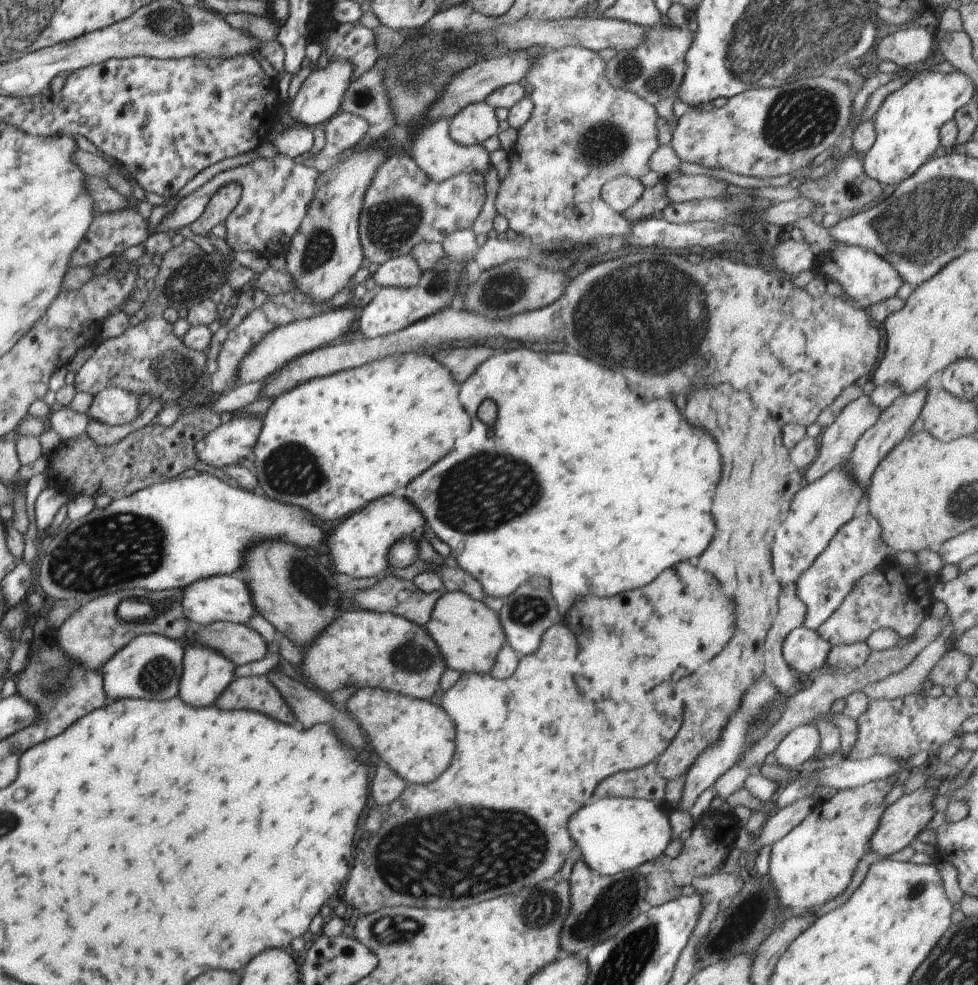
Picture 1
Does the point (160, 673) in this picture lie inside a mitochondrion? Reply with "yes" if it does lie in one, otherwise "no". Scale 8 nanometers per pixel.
yes

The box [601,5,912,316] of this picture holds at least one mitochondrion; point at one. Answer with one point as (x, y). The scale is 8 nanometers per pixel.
(791, 126)

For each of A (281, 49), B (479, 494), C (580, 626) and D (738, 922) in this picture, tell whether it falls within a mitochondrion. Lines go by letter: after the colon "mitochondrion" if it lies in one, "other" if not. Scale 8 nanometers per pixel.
A: other
B: mitochondrion
C: other
D: mitochondrion

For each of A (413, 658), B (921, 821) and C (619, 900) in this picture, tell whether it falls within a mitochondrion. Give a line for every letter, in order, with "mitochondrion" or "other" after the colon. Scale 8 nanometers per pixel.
A: mitochondrion
B: other
C: mitochondrion

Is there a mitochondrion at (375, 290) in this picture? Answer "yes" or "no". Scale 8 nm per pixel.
no

